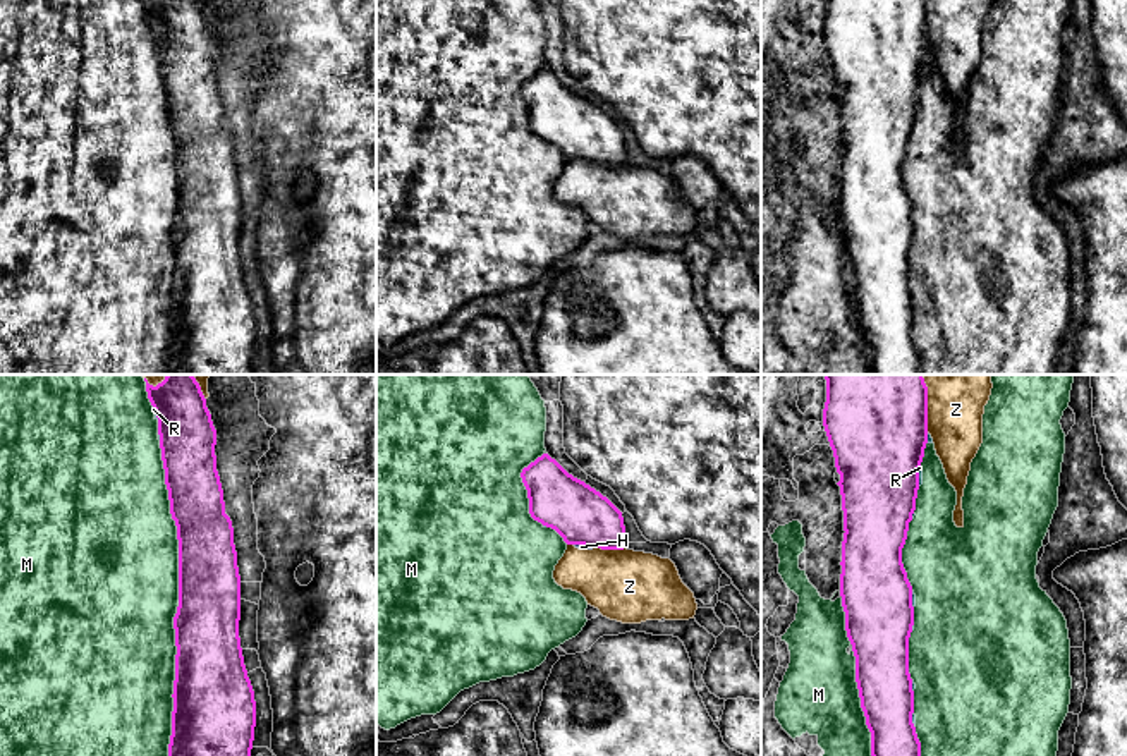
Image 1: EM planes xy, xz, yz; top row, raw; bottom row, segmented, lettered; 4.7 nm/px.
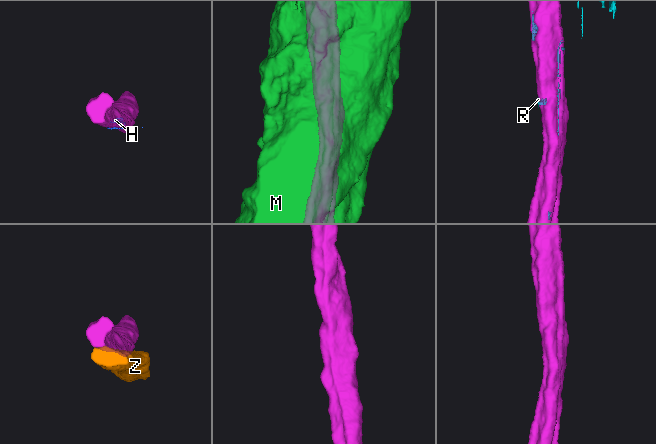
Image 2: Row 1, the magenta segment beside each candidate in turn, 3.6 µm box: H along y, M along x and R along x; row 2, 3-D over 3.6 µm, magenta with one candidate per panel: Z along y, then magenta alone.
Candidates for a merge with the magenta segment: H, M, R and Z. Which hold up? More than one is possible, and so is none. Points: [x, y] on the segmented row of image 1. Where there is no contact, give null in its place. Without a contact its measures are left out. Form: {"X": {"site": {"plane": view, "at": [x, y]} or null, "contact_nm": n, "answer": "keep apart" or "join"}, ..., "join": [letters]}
{"H": {"site": {"plane": "xz", "at": [584, 545]}, "contact_nm": 100, "answer": "keep apart"}, "M": {"site": {"plane": "xy", "at": [179, 598]}, "contact_nm": 1450, "answer": "keep apart"}, "R": {"site": {"plane": "yz", "at": [918, 476]}, "contact_nm": 100, "answer": "keep apart"}, "Z": {"site": {"plane": "yz", "at": [926, 404]}, "contact_nm": 280, "answer": "keep apart"}, "join": []}

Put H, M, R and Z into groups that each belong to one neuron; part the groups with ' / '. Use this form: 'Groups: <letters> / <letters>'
Groups: H Z / M R

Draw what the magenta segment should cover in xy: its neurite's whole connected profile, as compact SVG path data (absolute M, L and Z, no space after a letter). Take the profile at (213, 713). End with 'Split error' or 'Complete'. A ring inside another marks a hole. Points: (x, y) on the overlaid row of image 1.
M167 375L156 387L146 378L144 381L158 418L165 485L179 540L179 607L174 617L177 655L168 756L251 756L256 701L239 637L241 576L234 527L225 514L216 471L216 430L192 375Z. Complete

